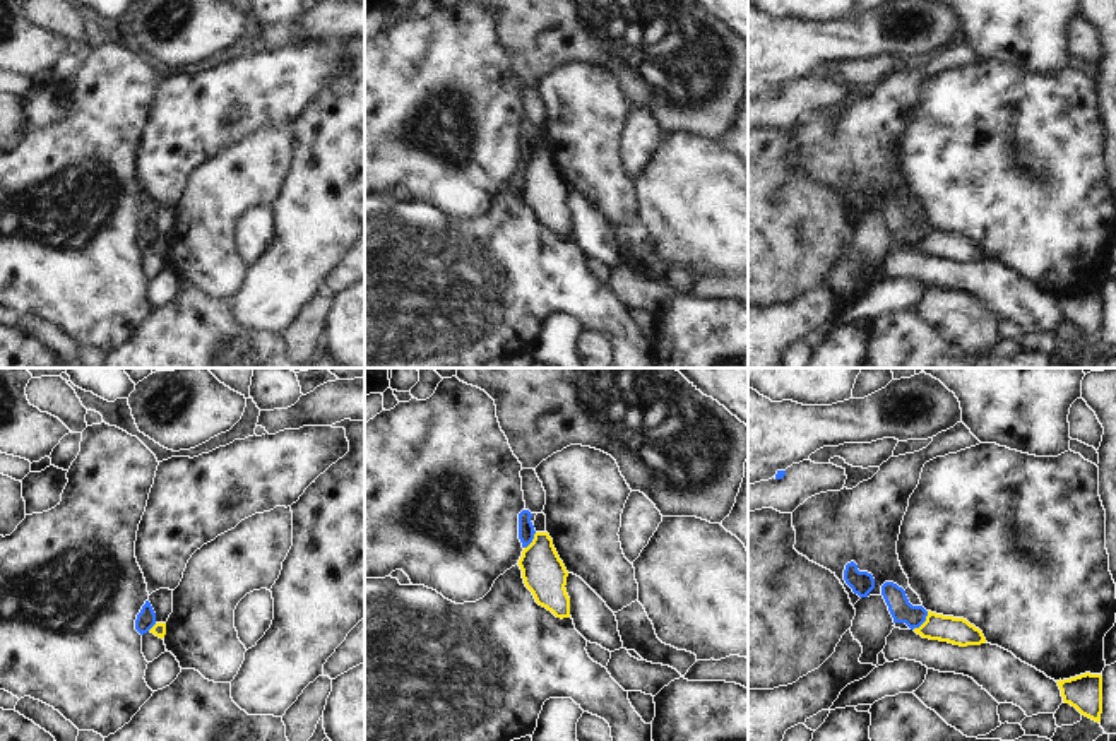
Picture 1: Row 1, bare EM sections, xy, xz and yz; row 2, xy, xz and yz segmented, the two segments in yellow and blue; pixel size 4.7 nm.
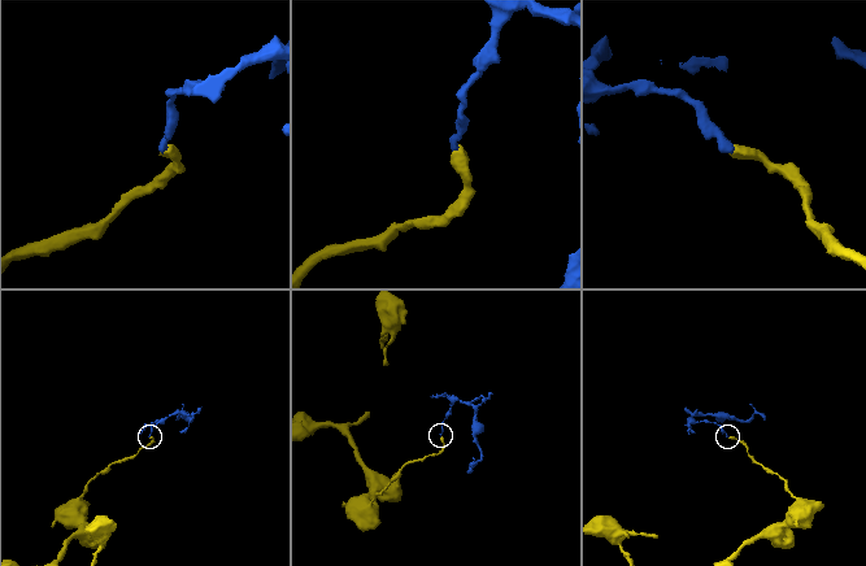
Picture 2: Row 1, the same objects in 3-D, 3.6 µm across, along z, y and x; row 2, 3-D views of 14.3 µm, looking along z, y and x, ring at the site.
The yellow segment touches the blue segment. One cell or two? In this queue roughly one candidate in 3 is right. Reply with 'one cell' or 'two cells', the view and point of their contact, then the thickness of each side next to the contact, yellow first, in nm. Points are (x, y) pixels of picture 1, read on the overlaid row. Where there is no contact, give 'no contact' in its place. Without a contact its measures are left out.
two cells; meets yellow in yz at (925, 622); 130 nm thick on the yellow side, 110 nm on the other

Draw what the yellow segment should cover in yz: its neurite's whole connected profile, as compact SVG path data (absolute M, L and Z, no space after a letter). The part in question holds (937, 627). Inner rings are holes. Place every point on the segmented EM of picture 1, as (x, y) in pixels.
M928 611L926 621L919 628L914 628L914 631L923 638L948 642L960 647L986 643L982 631L967 619L931 611Z

